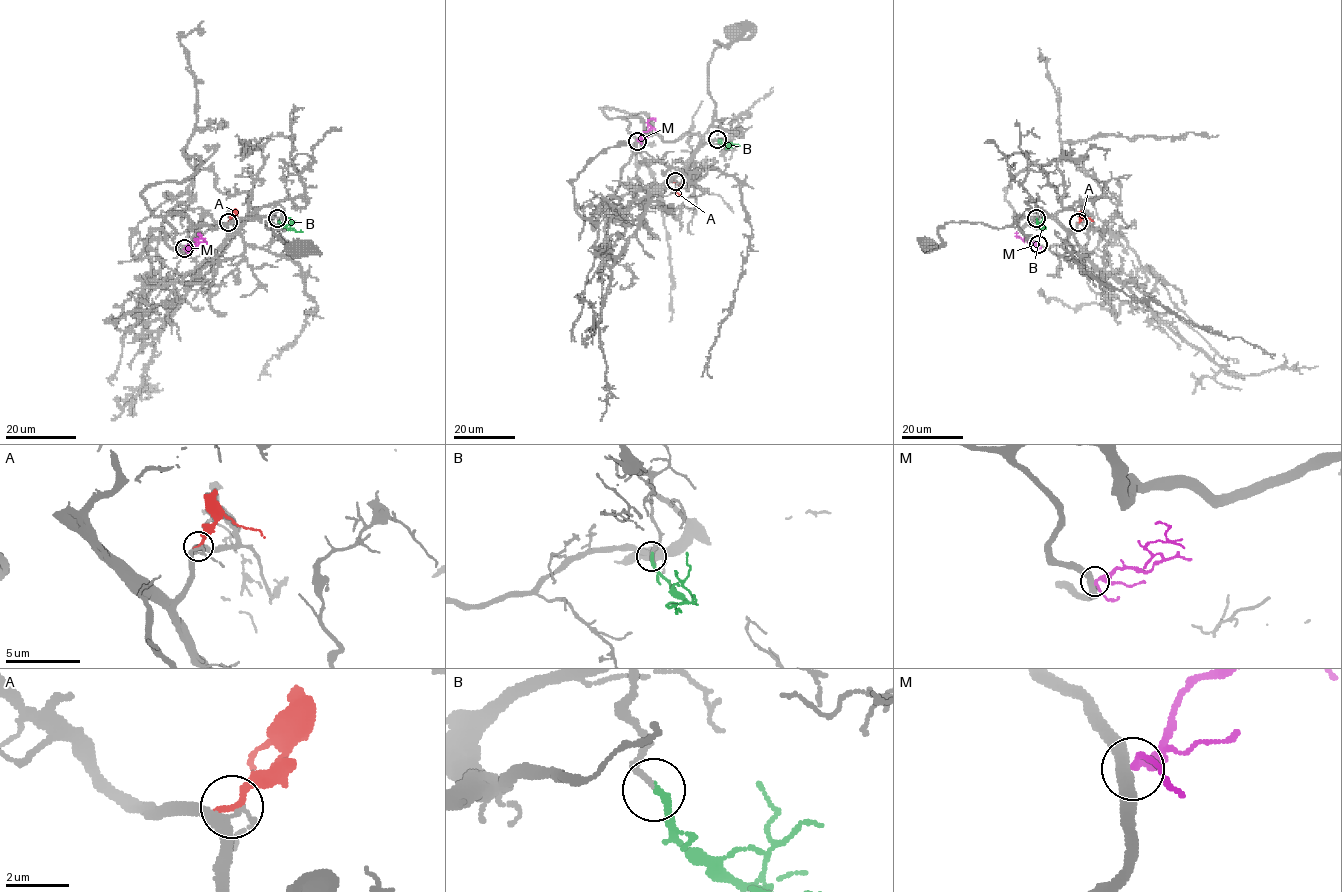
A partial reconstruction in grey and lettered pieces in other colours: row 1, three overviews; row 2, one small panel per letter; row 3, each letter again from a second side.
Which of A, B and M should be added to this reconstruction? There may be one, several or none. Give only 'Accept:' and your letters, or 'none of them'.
Accept: B

